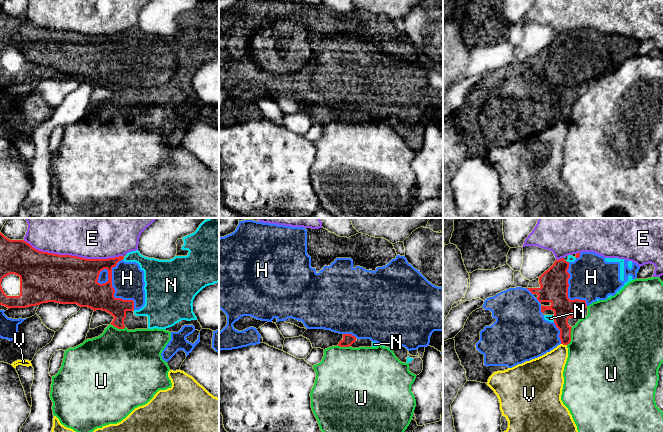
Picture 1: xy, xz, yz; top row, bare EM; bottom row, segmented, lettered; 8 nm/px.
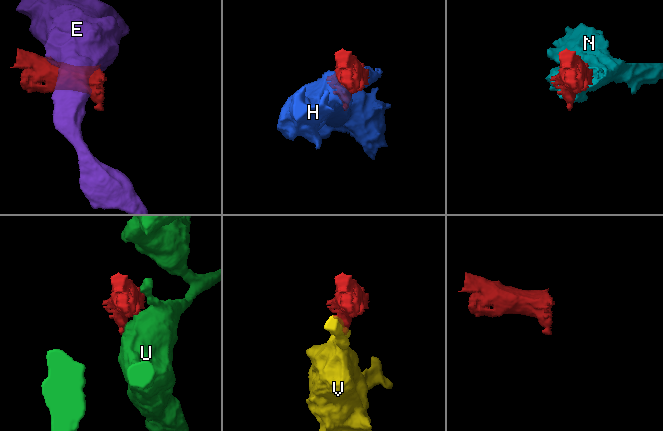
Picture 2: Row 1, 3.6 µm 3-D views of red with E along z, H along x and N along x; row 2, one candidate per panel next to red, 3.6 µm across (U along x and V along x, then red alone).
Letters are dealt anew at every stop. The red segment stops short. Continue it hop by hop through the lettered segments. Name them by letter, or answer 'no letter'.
N

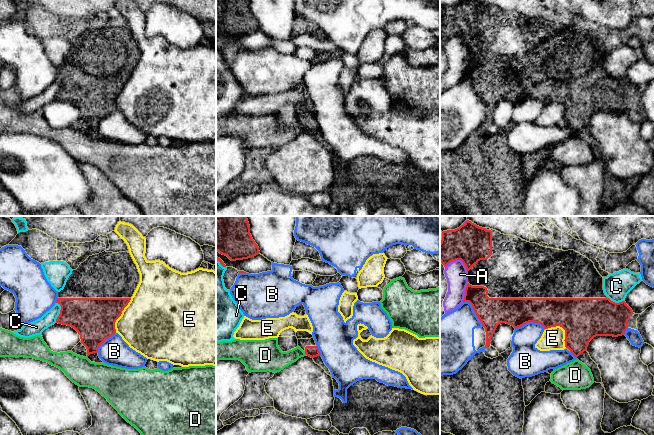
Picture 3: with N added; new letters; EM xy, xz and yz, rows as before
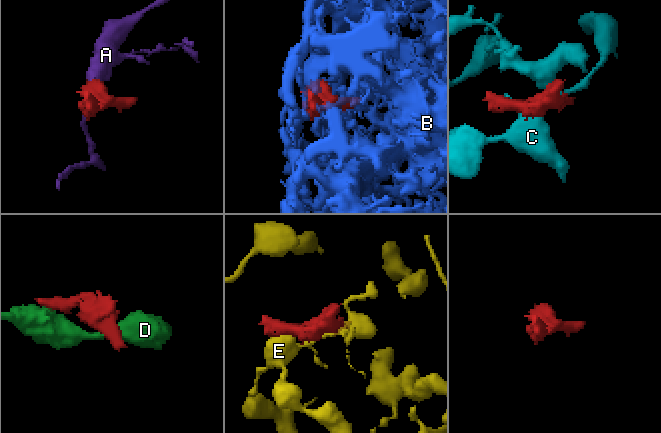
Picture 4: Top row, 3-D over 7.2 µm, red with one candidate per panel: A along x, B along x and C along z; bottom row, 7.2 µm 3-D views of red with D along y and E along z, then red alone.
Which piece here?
no letter

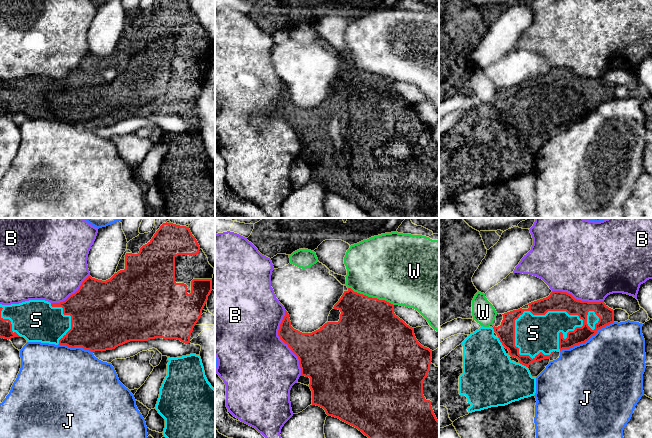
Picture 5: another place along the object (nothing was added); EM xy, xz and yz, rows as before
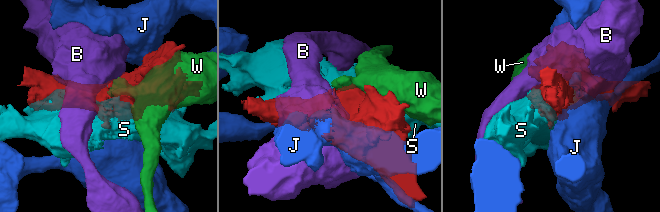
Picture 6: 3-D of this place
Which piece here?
no letter

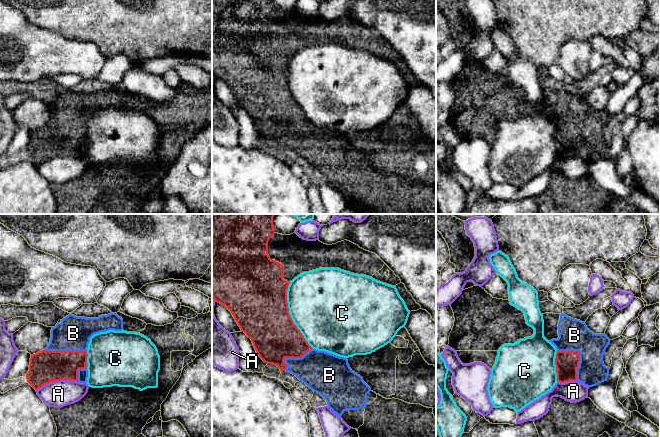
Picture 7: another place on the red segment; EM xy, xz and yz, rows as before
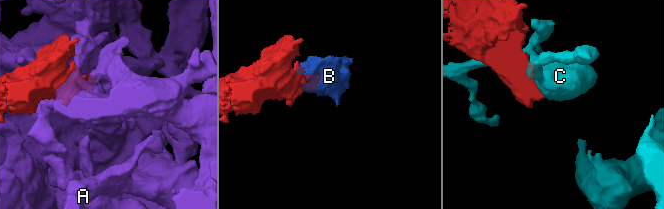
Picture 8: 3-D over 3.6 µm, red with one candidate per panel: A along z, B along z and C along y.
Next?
B

